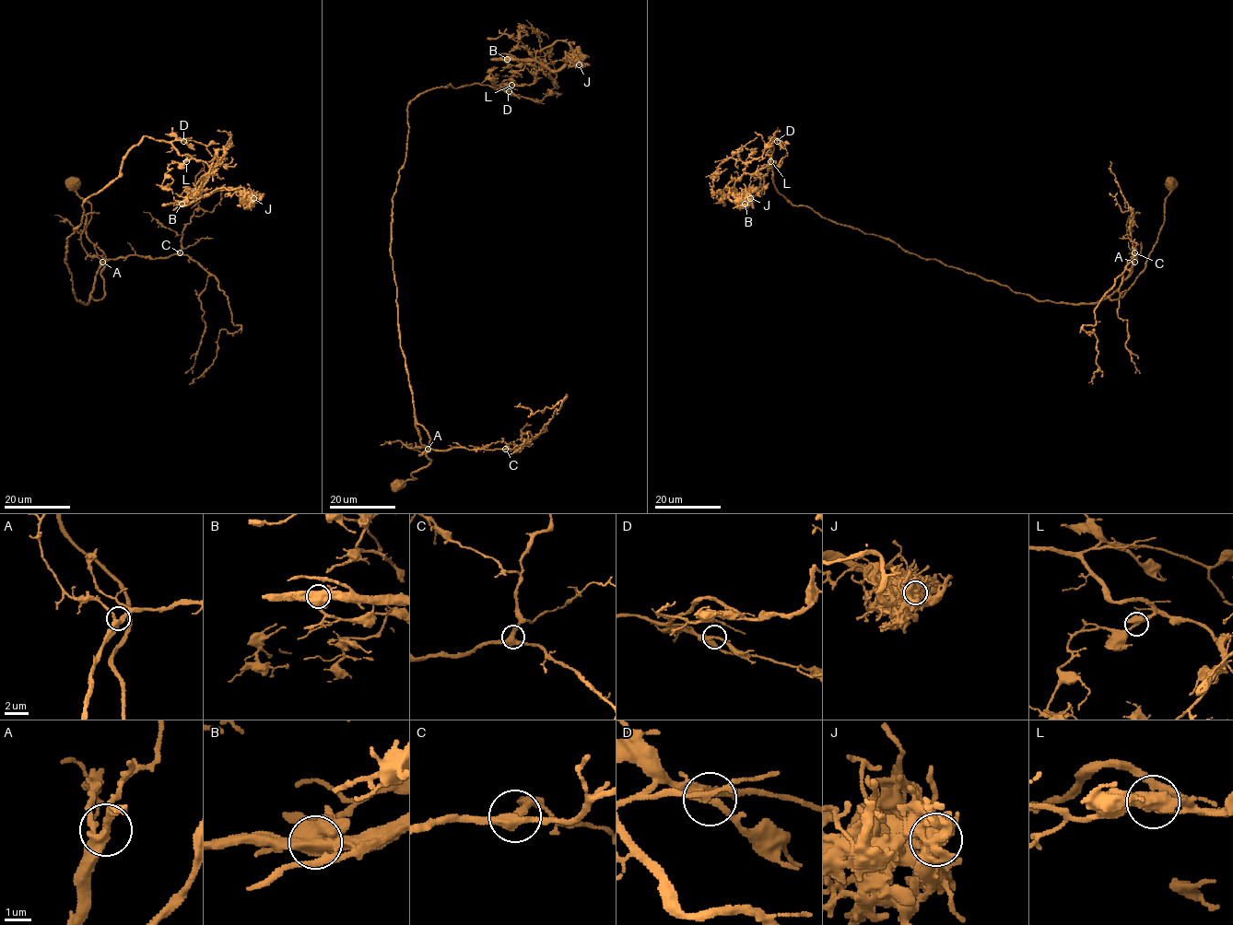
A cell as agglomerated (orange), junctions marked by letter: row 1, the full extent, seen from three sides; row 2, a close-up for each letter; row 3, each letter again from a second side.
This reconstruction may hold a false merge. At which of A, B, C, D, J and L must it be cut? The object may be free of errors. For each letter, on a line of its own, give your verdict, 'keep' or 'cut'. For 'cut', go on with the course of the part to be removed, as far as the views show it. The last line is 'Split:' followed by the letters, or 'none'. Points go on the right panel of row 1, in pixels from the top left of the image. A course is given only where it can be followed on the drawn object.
A: keep
B: cut | (745, 204), (746, 195), (756, 188), (741, 196), (743, 193)
C: keep
D: keep
J: keep
L: keep
Split: B

